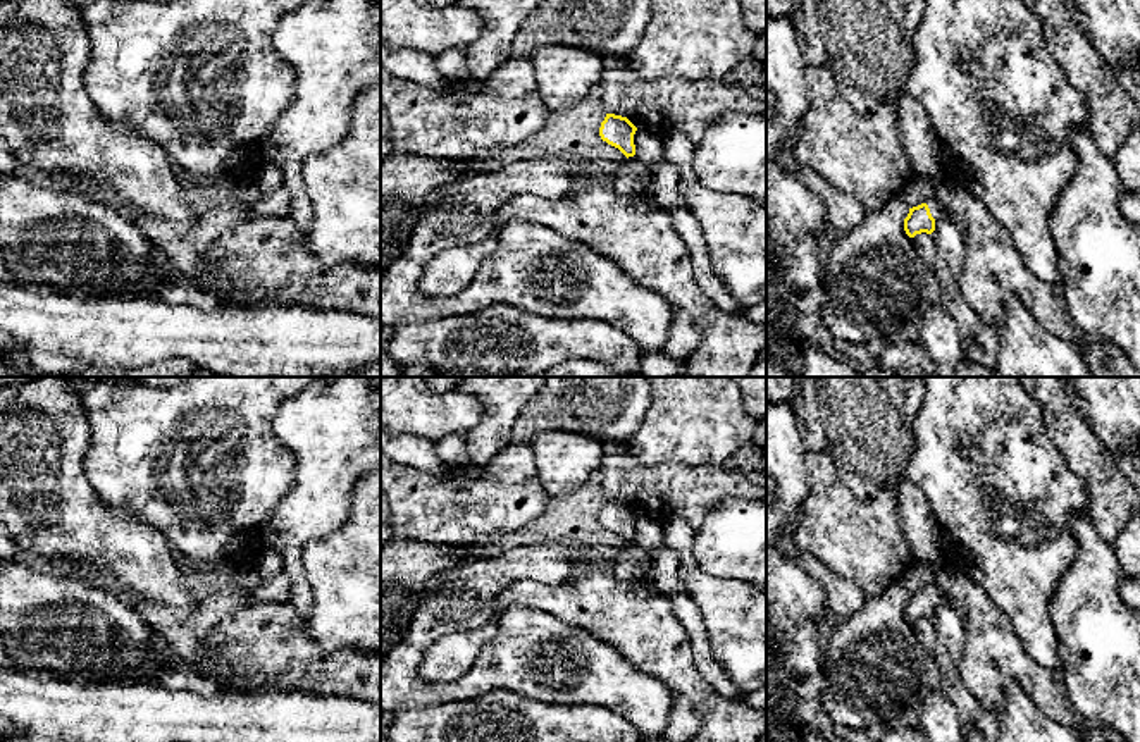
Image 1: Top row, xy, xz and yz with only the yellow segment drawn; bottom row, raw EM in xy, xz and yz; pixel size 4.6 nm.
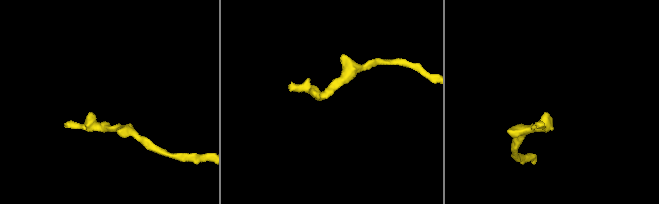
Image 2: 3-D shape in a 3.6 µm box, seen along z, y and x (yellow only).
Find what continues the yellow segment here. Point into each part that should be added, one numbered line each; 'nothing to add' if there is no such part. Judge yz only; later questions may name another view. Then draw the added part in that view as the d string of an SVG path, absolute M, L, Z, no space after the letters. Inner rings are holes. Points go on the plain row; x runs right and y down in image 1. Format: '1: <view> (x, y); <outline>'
1: yz (937, 596); M937 584L928 585L926 591L928 591L930 599L935 606L947 601L945 592Z

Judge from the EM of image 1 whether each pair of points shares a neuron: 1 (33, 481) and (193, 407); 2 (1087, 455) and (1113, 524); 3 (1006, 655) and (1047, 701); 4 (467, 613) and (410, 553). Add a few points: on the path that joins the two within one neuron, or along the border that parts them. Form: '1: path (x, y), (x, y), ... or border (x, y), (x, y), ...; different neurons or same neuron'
1: border (85, 415), (90, 446), (83, 472), (97, 494); different neurons
2: path (1099, 472), (1111, 496), (1111, 507); same neuron
3: path (1018, 667), (1039, 689); same neuron
4: border (467, 558), (431, 575), (421, 591), (414, 612); different neurons

